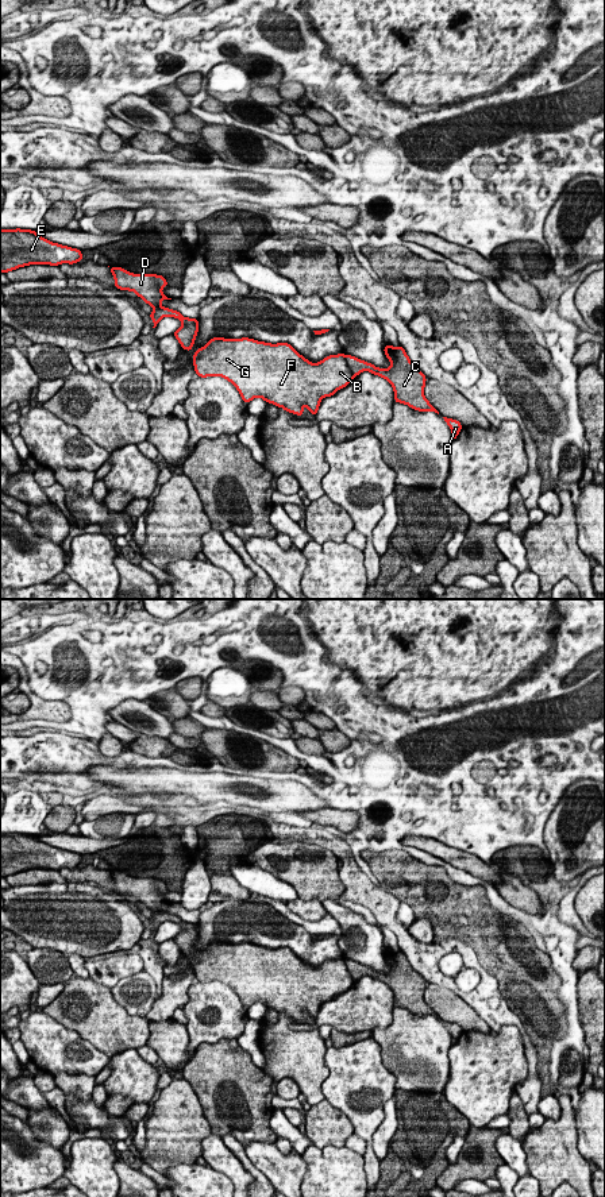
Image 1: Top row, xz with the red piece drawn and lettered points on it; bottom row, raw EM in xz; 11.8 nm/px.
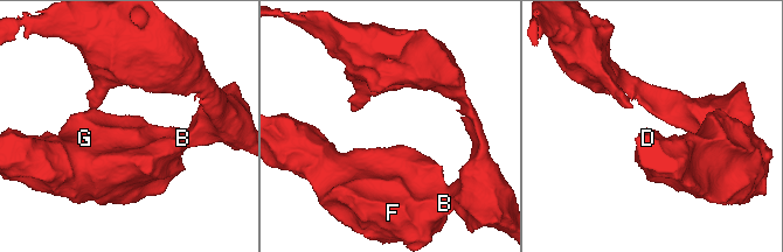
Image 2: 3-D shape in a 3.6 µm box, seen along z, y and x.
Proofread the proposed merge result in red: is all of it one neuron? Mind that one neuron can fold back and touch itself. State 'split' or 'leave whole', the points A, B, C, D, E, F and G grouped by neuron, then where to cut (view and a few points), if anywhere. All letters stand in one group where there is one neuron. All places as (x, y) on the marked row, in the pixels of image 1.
split; A C / B D E F G; cut in xz along (343, 355), (354, 377)

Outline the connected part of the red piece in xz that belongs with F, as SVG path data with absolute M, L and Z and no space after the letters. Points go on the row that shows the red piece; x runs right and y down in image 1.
M212 337L194 352L193 366L197 377L216 375L231 382L244 403L254 398L262 398L296 416L302 416L305 406L311 414L316 416L321 399L348 386L354 378L344 354L328 355L320 362L312 363L289 343L271 344L248 337Z

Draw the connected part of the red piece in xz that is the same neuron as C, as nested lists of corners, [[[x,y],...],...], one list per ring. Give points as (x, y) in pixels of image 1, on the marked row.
[[[386,344],[384,352],[390,362],[388,368],[375,367],[352,355],[344,355],[344,359],[354,378],[363,371],[369,371],[386,379],[393,387],[394,402],[408,405],[417,412],[435,412],[439,414],[424,395],[425,375],[413,366],[405,350],[401,345]]]

